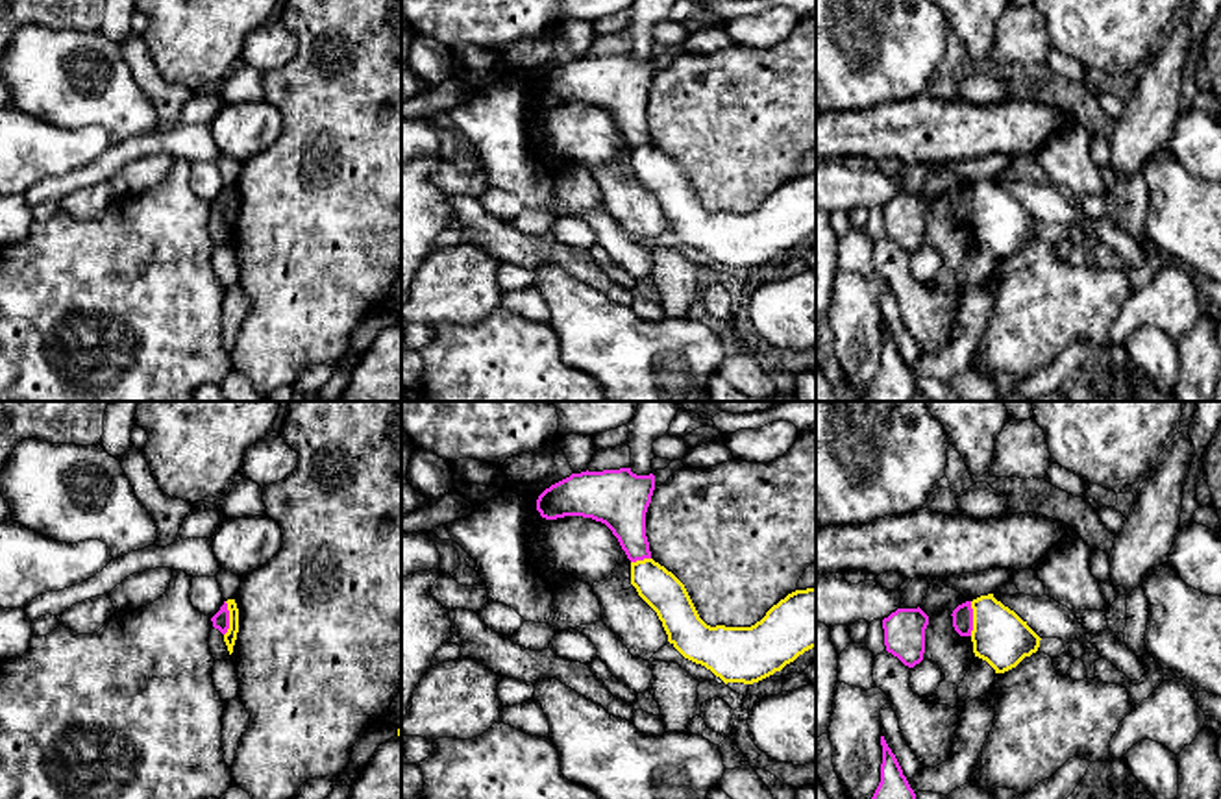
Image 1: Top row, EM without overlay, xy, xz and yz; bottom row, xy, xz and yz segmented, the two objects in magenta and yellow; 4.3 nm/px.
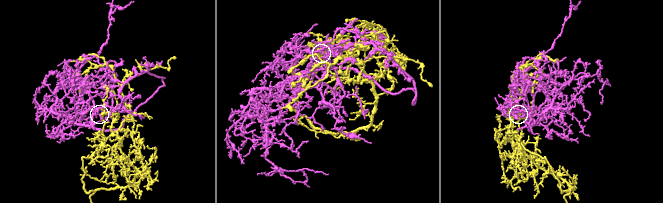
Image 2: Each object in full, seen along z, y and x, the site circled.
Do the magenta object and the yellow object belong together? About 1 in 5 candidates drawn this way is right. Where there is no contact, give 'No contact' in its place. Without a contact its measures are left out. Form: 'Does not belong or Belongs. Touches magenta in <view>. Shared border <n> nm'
Does not belong. Touches magenta in yz. Shared border 150 nm

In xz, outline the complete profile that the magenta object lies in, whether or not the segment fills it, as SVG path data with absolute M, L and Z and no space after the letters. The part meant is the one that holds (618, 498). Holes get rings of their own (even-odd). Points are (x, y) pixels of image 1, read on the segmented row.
M631 468L581 472L546 488L536 510L546 520L583 516L605 523L631 562L651 559L646 512L655 490L655 475L636 475Z

